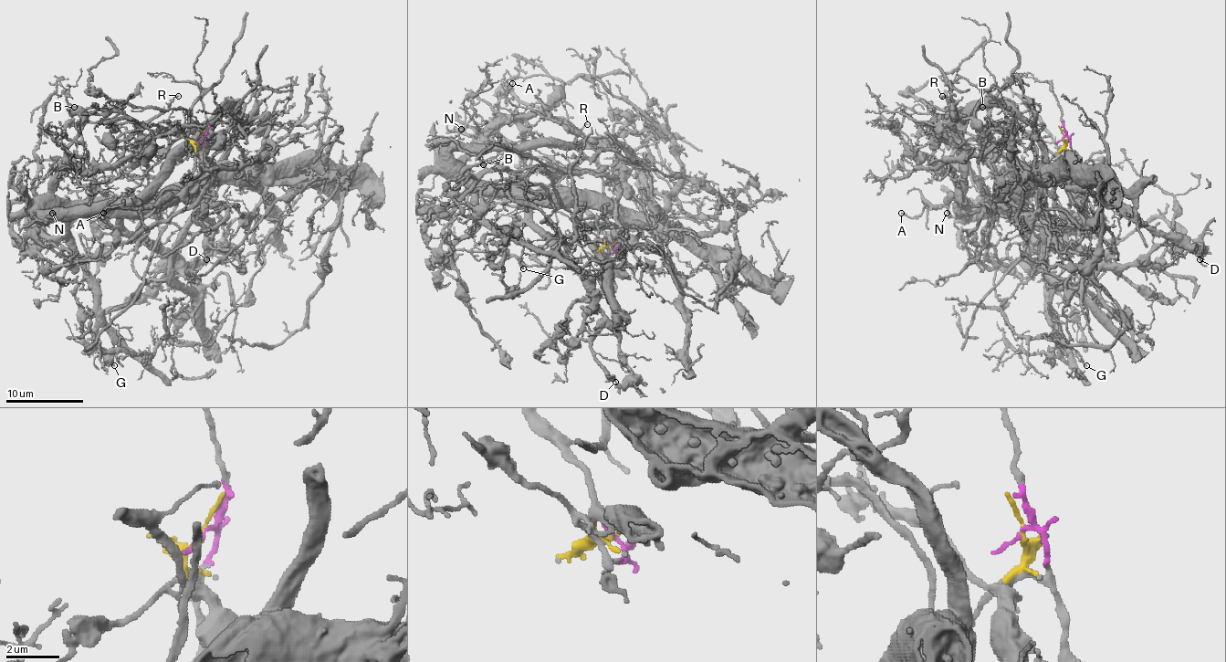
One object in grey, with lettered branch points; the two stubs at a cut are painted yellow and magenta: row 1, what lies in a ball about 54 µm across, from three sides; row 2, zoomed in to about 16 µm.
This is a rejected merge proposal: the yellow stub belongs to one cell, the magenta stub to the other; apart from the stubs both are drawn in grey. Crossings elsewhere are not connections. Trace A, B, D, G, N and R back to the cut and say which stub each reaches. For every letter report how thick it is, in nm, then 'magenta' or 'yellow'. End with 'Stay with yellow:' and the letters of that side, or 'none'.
A: 160 nm thick; yellow
B: 140 nm thick; yellow
D: 220 nm thick; yellow
G: 140 nm thick; yellow
N: 180 nm thick; yellow
R: 120 nm thick; yellow
Stay with yellow: A, B, D, G, N, R

